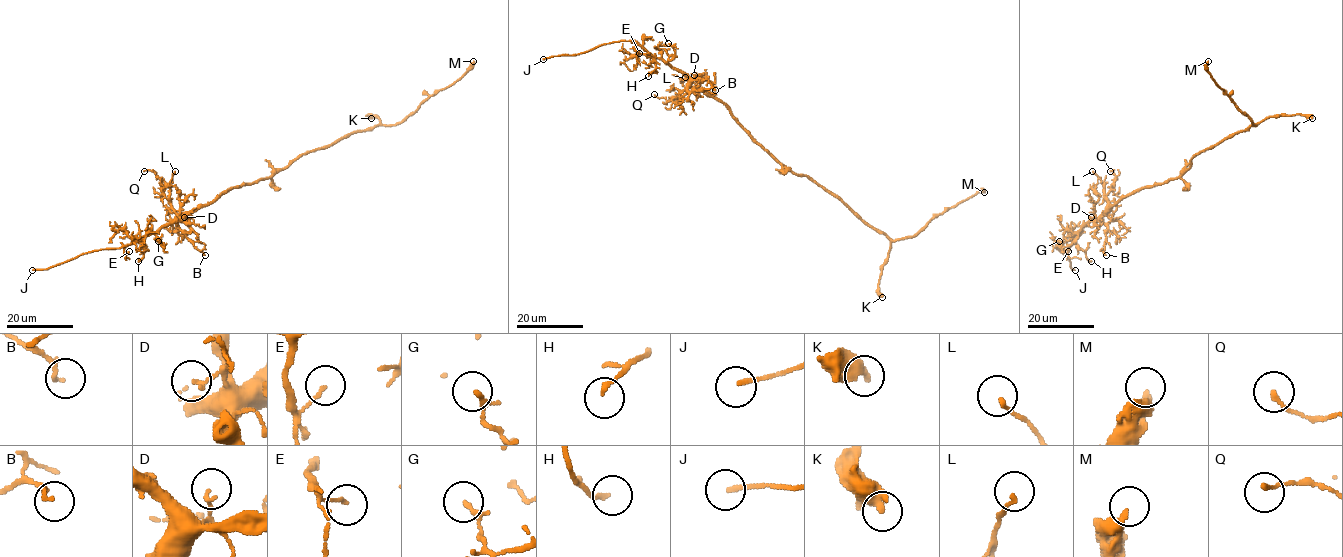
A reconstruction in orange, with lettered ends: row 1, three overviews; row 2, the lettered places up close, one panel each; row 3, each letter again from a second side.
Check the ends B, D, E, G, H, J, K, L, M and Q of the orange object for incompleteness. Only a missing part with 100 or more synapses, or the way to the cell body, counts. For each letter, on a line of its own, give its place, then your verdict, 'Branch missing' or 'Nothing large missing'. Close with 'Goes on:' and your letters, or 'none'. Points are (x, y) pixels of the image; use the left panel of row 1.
B: Place: (205, 255). Nothing large missing
D: Place: (184, 217). Nothing large missing
E: Place: (129, 251). Nothing large missing
G: Place: (158, 241). Nothing large missing
H: Place: (138, 261). Nothing large missing
J: Place: (32, 270). Branch missing
K: Place: (371, 118). Nothing large missing
L: Place: (175, 171). Nothing large missing
M: Place: (473, 61). Nothing large missing
Q: Place: (144, 171). Nothing large missing
Goes on: J

